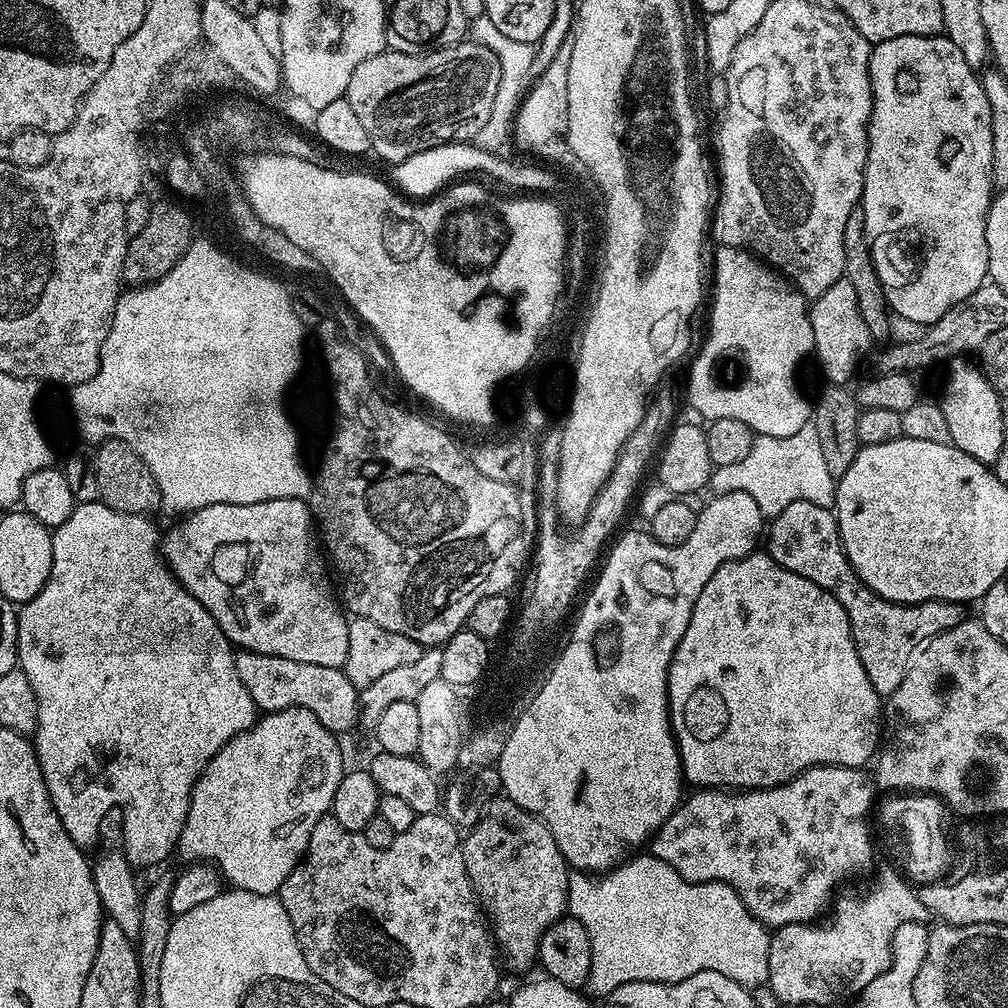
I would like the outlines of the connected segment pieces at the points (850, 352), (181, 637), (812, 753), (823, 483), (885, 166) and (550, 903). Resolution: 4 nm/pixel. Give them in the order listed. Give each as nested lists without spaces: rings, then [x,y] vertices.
[[[841,278],[826,290],[818,299],[811,301],[808,309],[810,326],[814,330],[814,357],[820,363],[829,385],[844,386],[856,372],[860,359],[868,352],[868,344],[873,343],[870,330],[866,330],[866,322],[862,322],[862,314],[858,310],[858,298],[854,295],[854,286],[850,286],[847,278]]]
[[[93,502],[77,503],[76,509],[52,532],[52,565],[50,578],[46,586],[32,600],[27,600],[19,609],[16,617],[16,658],[18,667],[30,678],[34,686],[34,698],[38,698],[38,726],[34,733],[34,747],[46,788],[52,799],[66,834],[79,848],[91,849],[90,846],[99,838],[96,827],[104,820],[104,815],[111,808],[121,804],[124,807],[124,844],[122,851],[133,869],[148,868],[151,864],[160,864],[168,855],[177,851],[180,835],[188,817],[188,807],[192,801],[192,787],[204,772],[204,767],[240,732],[251,728],[258,719],[255,702],[246,694],[242,678],[238,678],[236,652],[234,646],[222,634],[218,622],[198,602],[198,598],[183,588],[164,563],[162,552],[162,532],[148,516],[122,514],[110,506]]]
[[[757,550],[740,560],[731,560],[718,570],[714,578],[706,582],[706,590],[698,594],[694,610],[690,614],[690,626],[682,634],[682,642],[672,655],[668,667],[668,714],[672,717],[672,735],[676,737],[676,748],[680,751],[680,769],[689,785],[701,788],[723,788],[725,790],[747,790],[750,788],[773,788],[792,780],[807,768],[818,768],[825,764],[841,764],[851,768],[867,765],[877,755],[878,745],[882,739],[882,698],[870,686],[866,670],[858,658],[850,622],[846,610],[822,586],[794,574],[789,568],[778,566],[767,551]]]
[[[809,422],[802,426],[797,433],[786,436],[762,435],[753,439],[750,452],[739,462],[733,465],[715,467],[709,480],[709,489],[715,495],[722,493],[744,492],[750,494],[757,502],[759,508],[763,510],[765,517],[771,518],[777,516],[782,510],[790,506],[791,502],[808,501],[823,508],[833,507],[835,505],[836,478],[830,474],[823,459],[821,439],[818,438],[818,432]]]
[[[899,36],[875,45],[868,67],[872,83],[872,117],[868,122],[868,161],[864,171],[864,225],[868,249],[872,252],[874,270],[882,282],[889,309],[902,318],[911,318],[922,325],[933,324],[958,302],[970,298],[988,280],[988,251],[986,250],[986,214],[994,195],[992,186],[992,155],[994,138],[990,134],[990,110],[986,94],[980,85],[980,76],[962,58],[962,50],[954,46],[947,36]]]
[[[507,798],[489,799],[482,817],[463,837],[462,843],[466,874],[472,887],[476,889],[479,903],[490,921],[499,955],[507,967],[509,964],[514,971],[524,972],[531,964],[537,963],[542,934],[546,934],[548,927],[565,915],[568,907],[570,869],[562,850],[558,850],[554,834],[550,834],[548,827],[537,816],[522,810],[522,806]]]

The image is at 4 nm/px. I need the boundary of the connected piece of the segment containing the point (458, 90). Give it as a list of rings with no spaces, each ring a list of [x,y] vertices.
[[[465,38],[459,44],[433,52],[406,54],[385,50],[374,54],[374,58],[366,58],[350,77],[346,98],[366,130],[371,151],[376,151],[384,160],[397,162],[440,144],[471,141],[494,110],[501,78],[502,66],[494,50]]]

